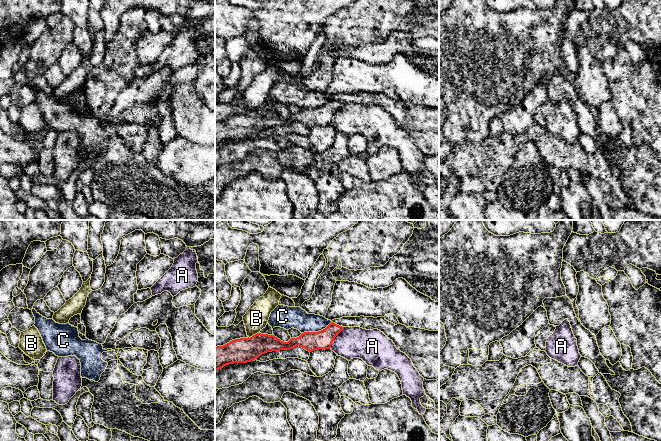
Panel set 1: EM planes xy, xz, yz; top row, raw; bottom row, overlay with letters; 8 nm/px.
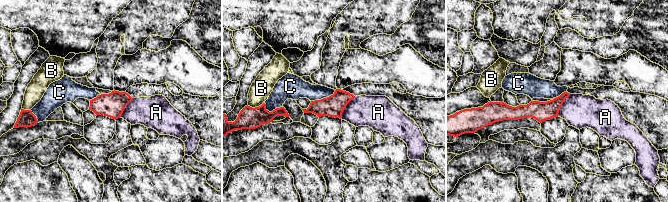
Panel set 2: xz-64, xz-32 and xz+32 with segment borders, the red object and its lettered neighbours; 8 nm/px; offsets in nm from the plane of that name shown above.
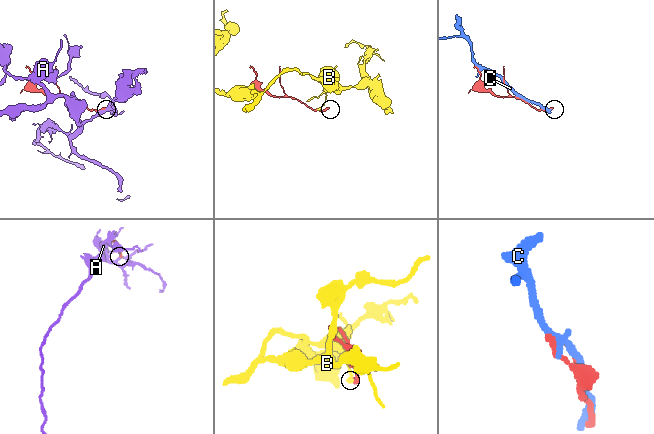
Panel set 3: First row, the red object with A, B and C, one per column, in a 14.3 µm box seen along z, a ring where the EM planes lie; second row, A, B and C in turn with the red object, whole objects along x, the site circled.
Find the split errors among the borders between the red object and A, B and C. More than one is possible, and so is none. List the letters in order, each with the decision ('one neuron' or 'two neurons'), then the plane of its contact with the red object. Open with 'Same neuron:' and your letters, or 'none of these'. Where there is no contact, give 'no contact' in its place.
Same neuron: none of these
A: two neurons; meets red in xz
B: two neurons; meets red in xz
C: two neurons; meets red in xz

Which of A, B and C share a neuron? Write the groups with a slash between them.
A / B / C

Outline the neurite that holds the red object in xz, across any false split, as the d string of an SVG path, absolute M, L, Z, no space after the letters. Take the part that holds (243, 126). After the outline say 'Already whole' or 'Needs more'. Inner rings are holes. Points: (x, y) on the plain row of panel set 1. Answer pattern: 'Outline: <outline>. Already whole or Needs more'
Outline: M364 92L334 95L321 107L304 108L288 118L283 118L274 111L261 109L250 114L232 116L223 122L215 123L215 146L229 140L251 138L267 128L290 126L296 122L309 128L330 125L335 113L345 103L380 106L393 117L398 126L411 135L424 155L439 155L439 107L406 103L400 99L395 101L385 93Z. Needs more

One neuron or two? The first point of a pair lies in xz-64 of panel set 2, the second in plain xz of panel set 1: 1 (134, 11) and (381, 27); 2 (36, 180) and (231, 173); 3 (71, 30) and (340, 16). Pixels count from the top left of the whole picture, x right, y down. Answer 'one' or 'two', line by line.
1: one
2: two
3: two

